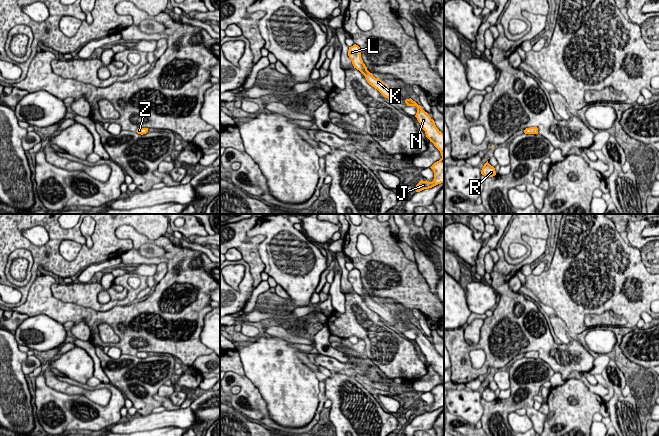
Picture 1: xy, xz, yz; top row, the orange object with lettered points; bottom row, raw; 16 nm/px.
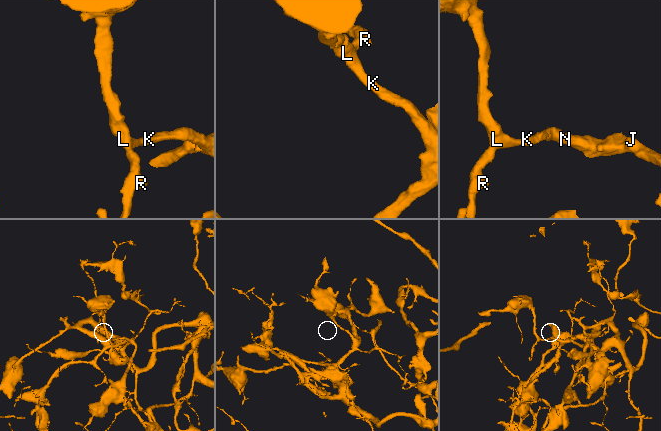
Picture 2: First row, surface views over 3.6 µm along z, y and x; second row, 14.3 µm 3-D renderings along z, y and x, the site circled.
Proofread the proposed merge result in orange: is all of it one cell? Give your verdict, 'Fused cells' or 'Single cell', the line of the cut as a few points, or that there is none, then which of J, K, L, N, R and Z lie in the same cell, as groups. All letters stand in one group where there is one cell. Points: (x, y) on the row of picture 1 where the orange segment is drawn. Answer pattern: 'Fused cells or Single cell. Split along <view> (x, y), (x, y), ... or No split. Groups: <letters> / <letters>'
Single cell. No split. Groups: J K L N R Z

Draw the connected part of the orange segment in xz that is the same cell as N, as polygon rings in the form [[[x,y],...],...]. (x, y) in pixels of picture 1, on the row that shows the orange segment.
[[[411,98],[406,99],[407,106],[416,106],[417,113],[415,117],[420,123],[422,129],[425,131],[426,137],[434,144],[434,146],[440,151],[442,158],[435,162],[430,168],[434,172],[434,179],[432,182],[421,180],[416,185],[416,192],[420,192],[424,189],[432,188],[438,184],[444,183],[444,133],[442,133],[435,125],[434,120],[425,112],[420,105],[418,105]]]

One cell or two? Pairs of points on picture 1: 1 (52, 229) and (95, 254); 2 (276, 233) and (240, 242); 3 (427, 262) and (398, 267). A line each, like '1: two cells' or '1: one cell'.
1: one cell
2: two cells
3: two cells

